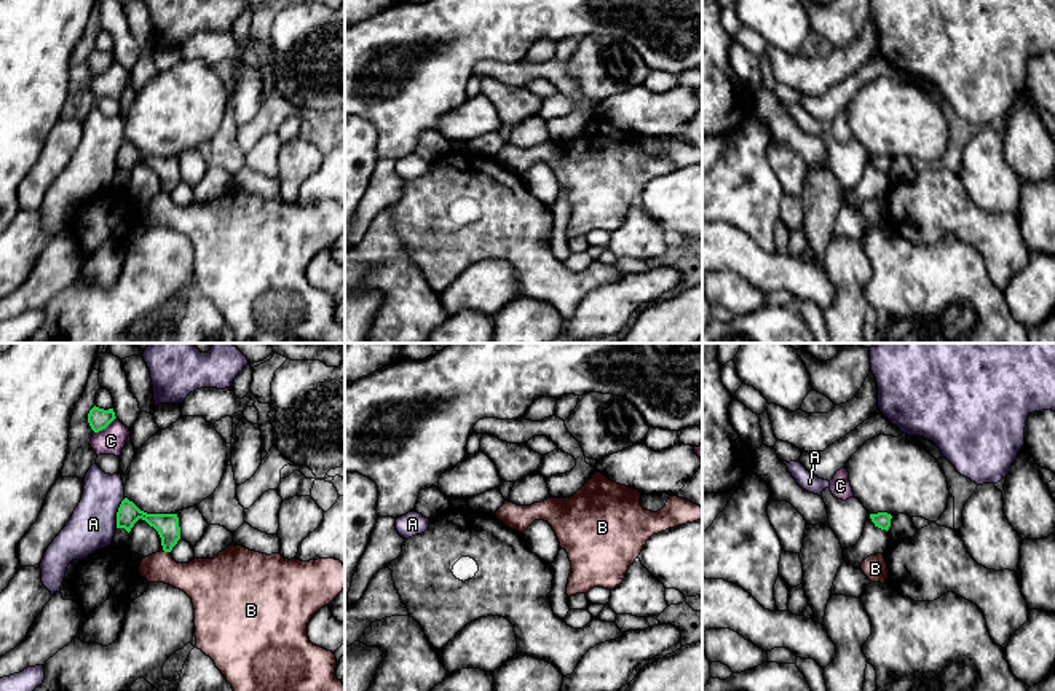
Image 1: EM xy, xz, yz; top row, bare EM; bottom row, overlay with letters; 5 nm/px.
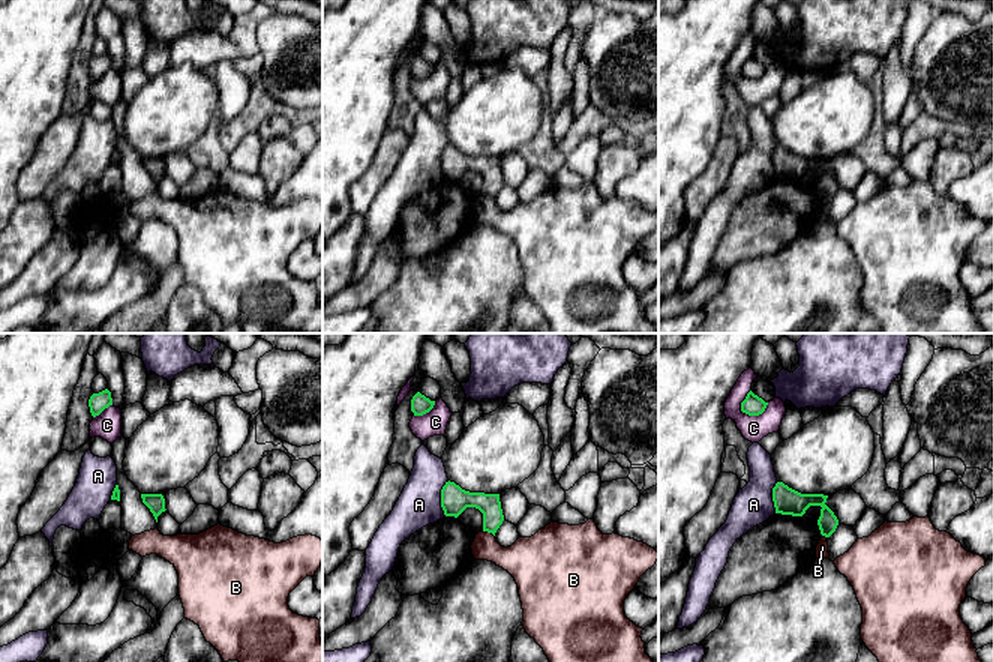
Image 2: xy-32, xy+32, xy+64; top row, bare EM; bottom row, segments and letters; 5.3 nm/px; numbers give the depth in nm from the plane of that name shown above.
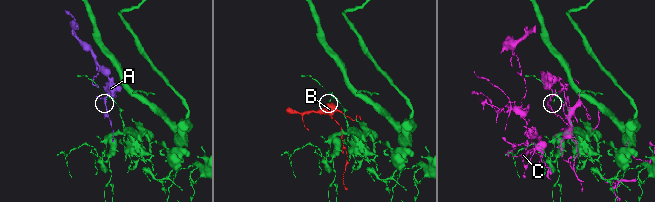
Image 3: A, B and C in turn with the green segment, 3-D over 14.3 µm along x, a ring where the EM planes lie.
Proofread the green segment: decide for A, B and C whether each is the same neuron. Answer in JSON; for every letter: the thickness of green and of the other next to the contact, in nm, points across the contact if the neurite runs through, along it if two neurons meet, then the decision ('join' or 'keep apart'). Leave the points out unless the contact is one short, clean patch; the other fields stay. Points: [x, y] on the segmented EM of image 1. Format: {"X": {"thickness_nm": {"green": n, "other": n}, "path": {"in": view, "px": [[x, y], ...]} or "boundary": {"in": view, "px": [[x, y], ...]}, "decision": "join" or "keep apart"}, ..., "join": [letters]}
{"A": {"thickness_nm": {"green": 110, "other": 240}, "decision": "keep apart"}, "B": {"thickness_nm": {"green": 120, "other": 220}, "boundary": {"in": "xy", "px": [[163, 549], [169, 552]]}, "decision": "keep apart"}, "C": {"thickness_nm": {"green": 110, "other": 140}, "decision": "keep apart"}, "join": []}

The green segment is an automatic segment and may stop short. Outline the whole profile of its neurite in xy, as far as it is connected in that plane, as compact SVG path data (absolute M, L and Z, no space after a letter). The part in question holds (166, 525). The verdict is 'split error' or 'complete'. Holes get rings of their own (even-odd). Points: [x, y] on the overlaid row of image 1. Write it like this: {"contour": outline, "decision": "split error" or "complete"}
{"contour": "M124 498L117 512L117 528L124 528L129 533L139 519L145 520L158 531L164 552L171 552L180 539L177 514L147 514Z", "decision": "complete"}

